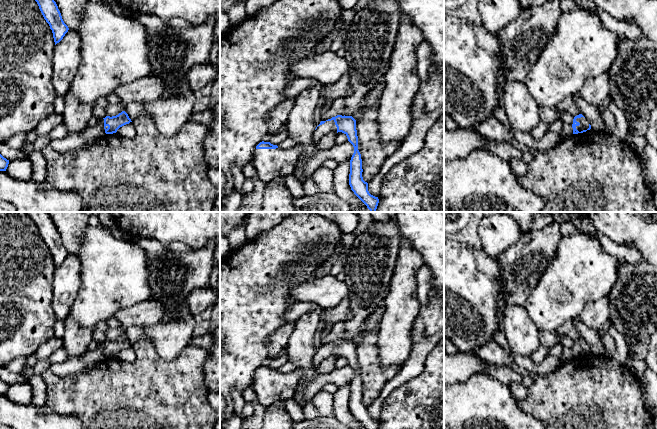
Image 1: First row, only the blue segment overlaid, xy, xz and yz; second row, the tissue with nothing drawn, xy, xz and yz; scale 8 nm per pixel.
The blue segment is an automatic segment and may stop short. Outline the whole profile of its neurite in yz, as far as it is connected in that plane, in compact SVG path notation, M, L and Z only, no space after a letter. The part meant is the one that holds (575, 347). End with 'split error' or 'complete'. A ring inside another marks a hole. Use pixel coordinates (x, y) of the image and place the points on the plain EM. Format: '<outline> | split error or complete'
M579 338L574 341L572 352L573 352L573 358L578 358L578 357L583 357L583 356L586 356L587 354L590 354L591 349L582 338Z | split error

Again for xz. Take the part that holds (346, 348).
M337 339L326 345L321 345L316 351L313 366L316 368L319 363L330 355L344 357L348 365L354 371L354 377L350 384L349 409L354 418L365 429L378 429L379 423L371 419L368 415L368 407L362 401L362 383L358 374L358 360L356 354L356 344L352 340Z | split error

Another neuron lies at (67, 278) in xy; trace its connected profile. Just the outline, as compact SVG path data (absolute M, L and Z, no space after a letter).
M69 252L54 273L52 308L57 319L69 317L80 286L81 263L76 253Z

